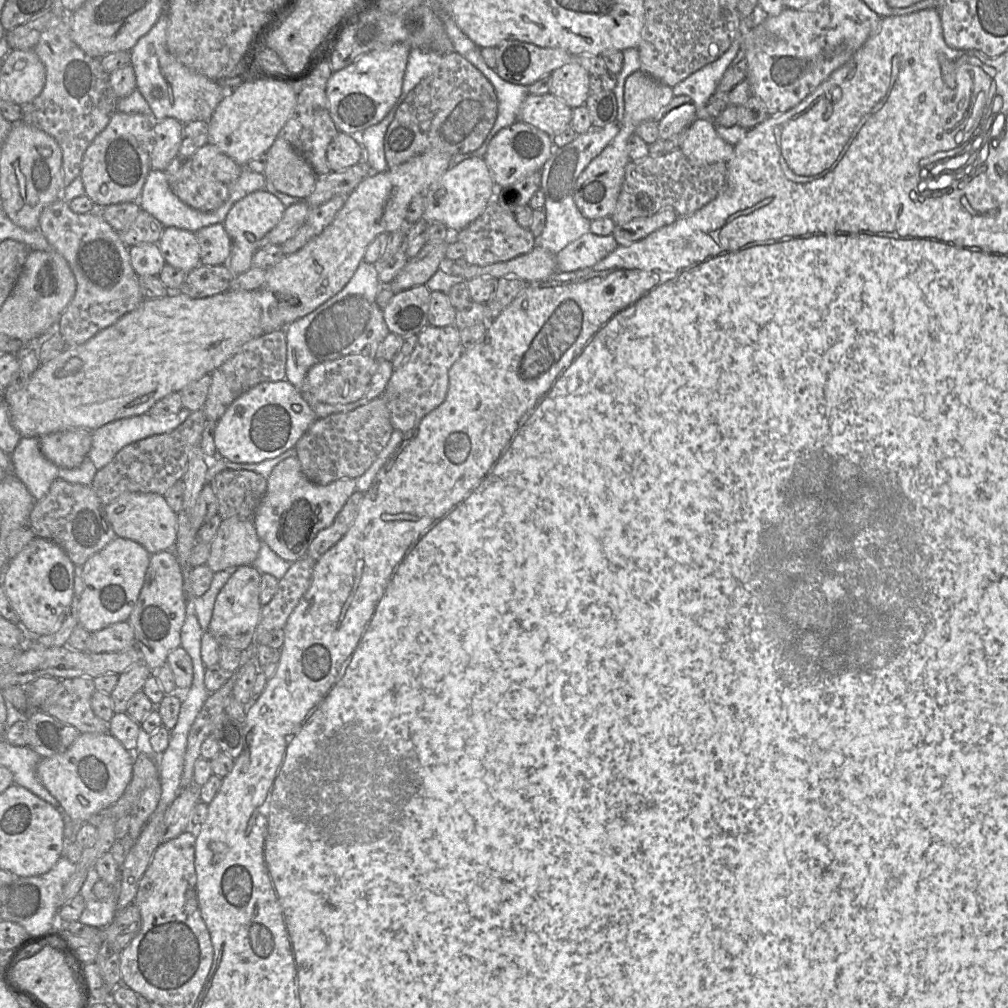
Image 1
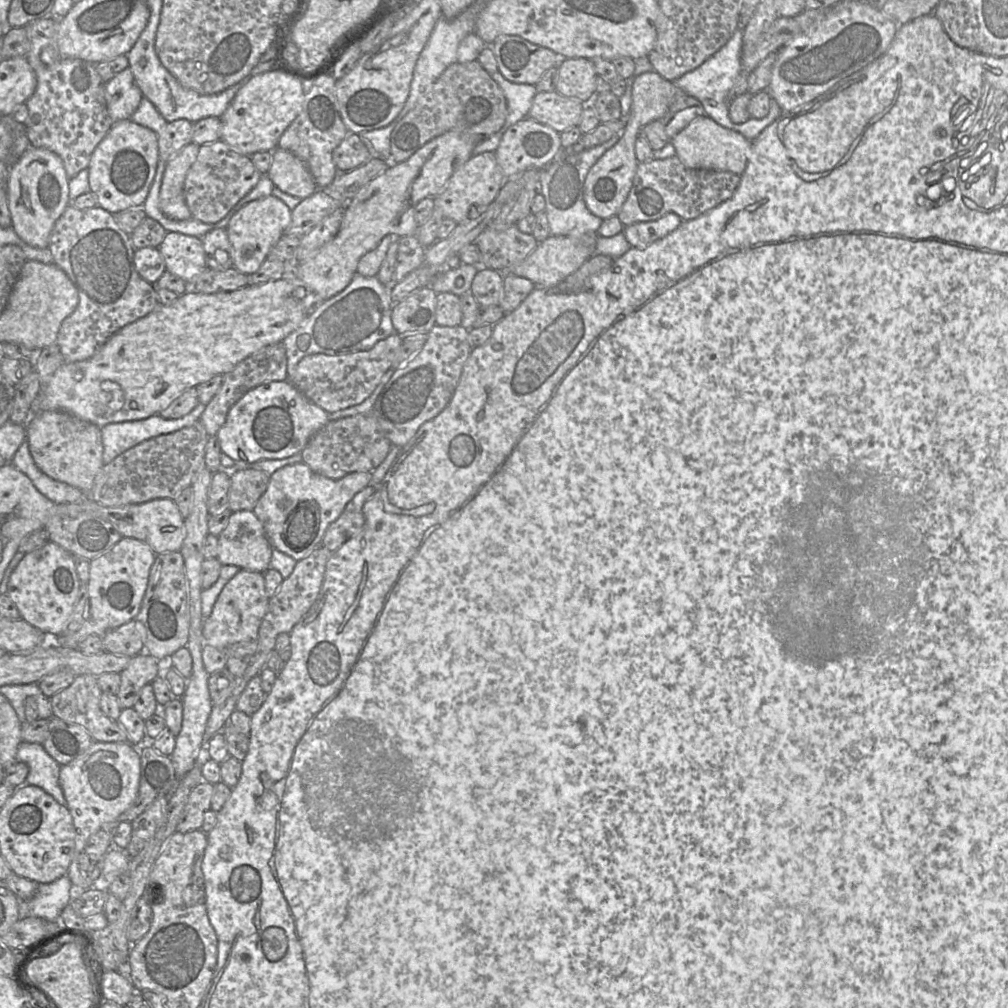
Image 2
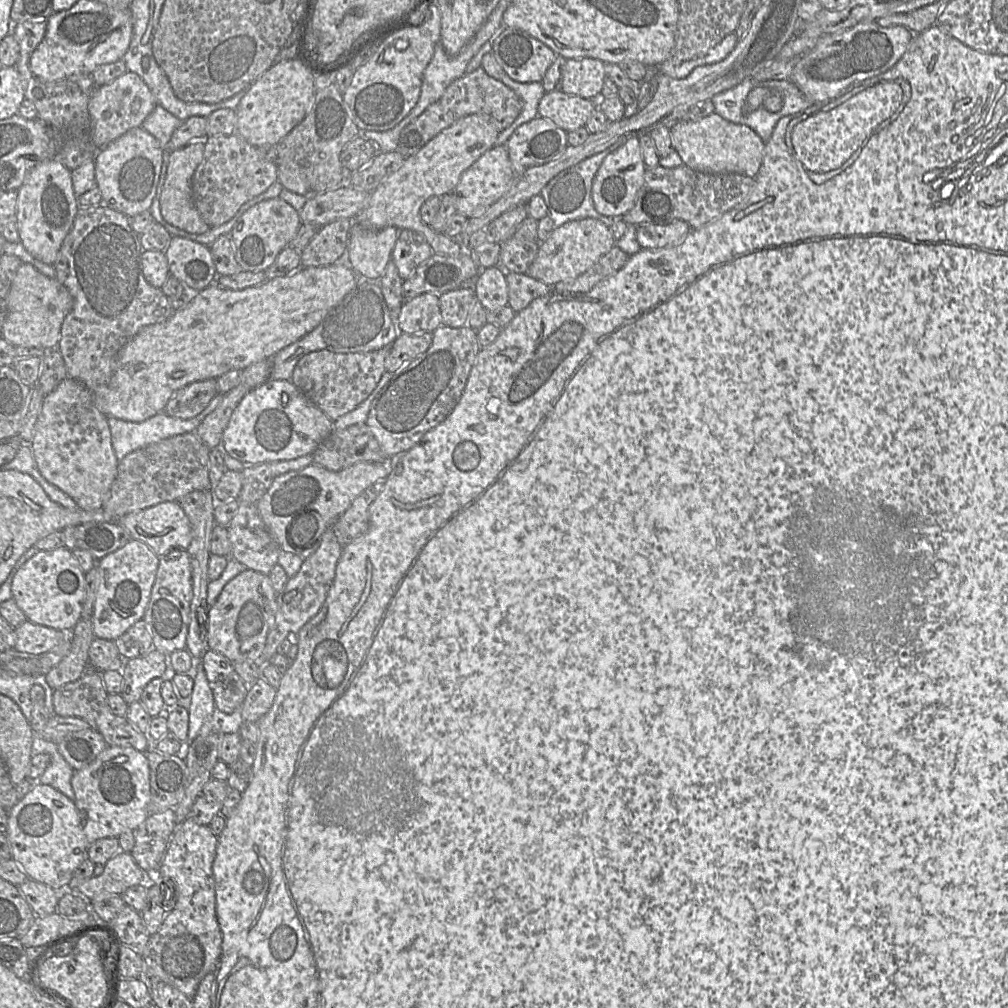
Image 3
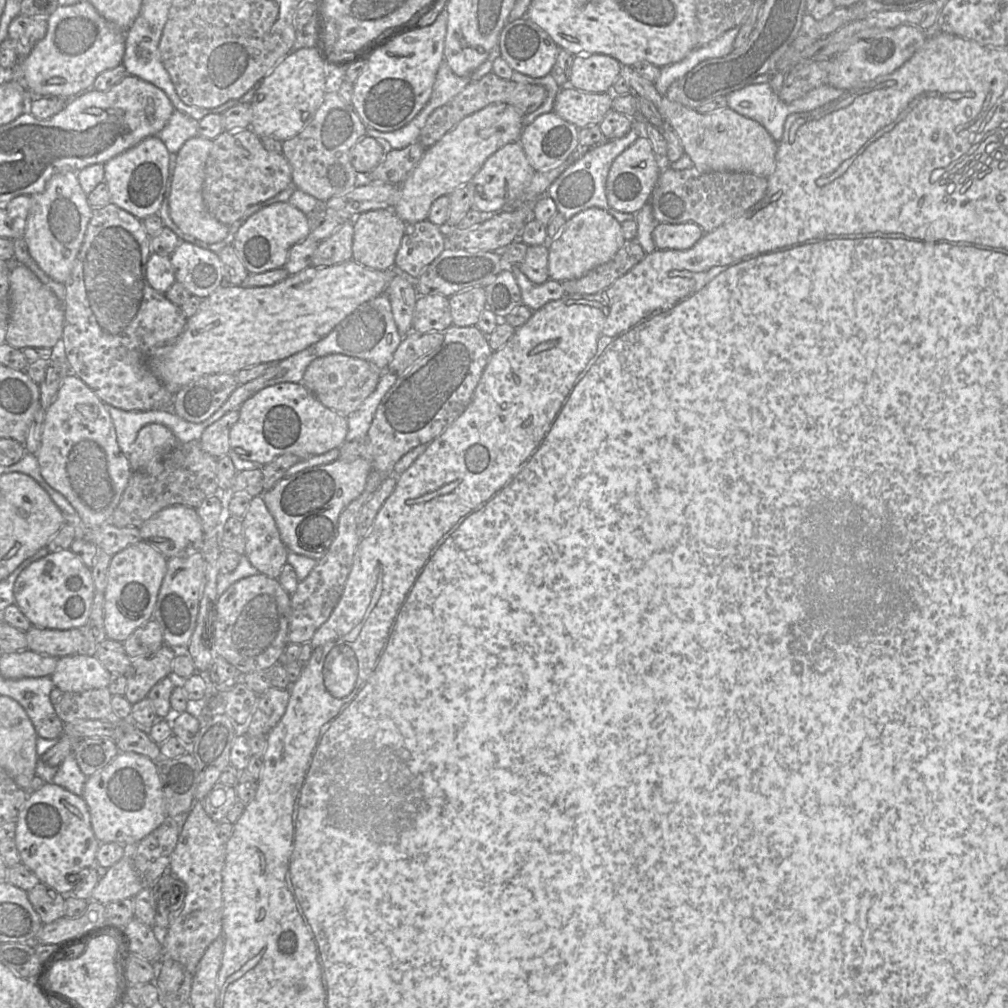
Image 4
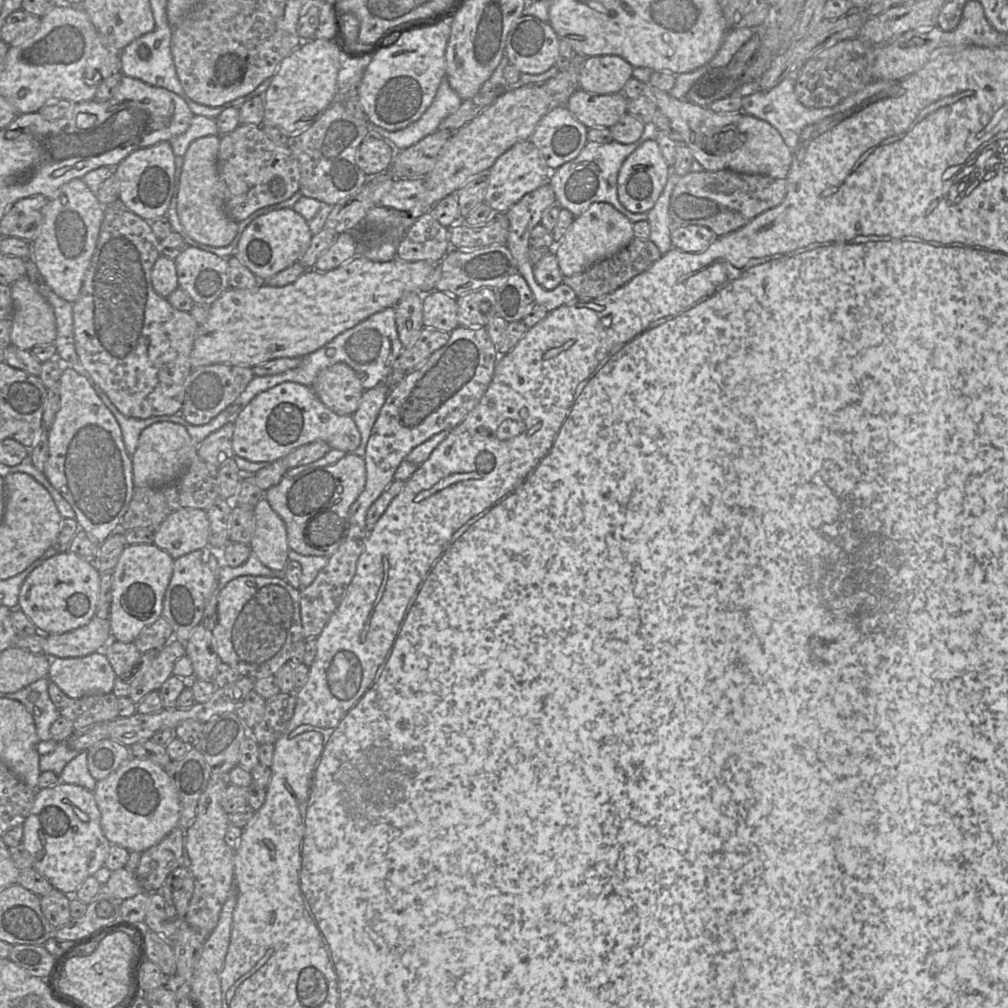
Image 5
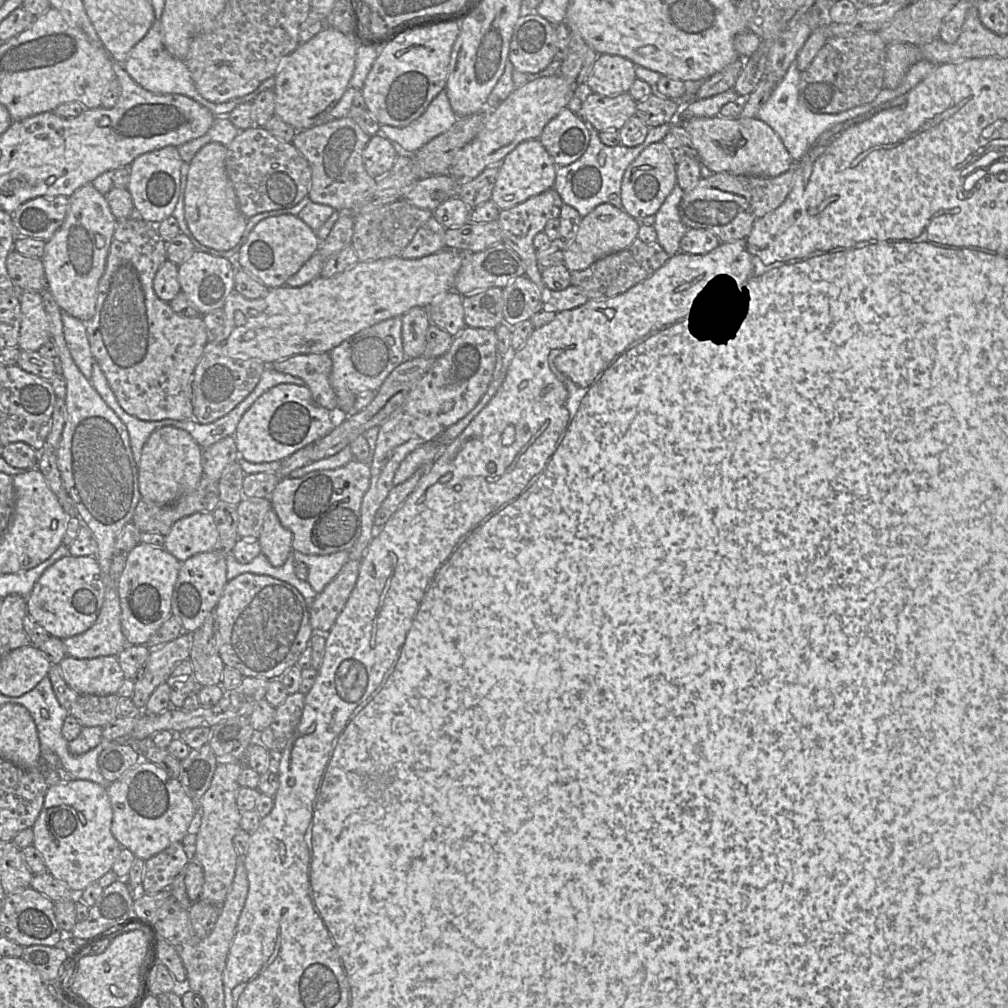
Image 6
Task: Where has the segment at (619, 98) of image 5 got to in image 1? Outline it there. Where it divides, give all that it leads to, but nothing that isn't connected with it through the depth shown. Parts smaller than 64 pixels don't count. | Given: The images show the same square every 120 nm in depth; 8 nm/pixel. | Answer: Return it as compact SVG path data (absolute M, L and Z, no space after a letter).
M551 93L528 95L523 101L518 120L535 126L554 137L571 126L573 109Z

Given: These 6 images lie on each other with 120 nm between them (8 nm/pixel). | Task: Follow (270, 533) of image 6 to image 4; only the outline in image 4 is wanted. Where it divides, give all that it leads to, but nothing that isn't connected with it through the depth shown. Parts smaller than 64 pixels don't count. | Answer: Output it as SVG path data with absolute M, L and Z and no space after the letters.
M262 496L252 498L242 524L244 555L260 574L278 579L287 563L288 549Z

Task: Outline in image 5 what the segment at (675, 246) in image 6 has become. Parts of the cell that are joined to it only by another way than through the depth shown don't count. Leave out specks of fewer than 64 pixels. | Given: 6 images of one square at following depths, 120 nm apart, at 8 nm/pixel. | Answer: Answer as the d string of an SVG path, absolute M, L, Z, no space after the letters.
M670 172L661 195L652 209L647 212L647 222L650 227L649 240L657 246L662 255L672 249L670 234L674 227L679 226L673 224L669 215L670 198L678 179L679 176Z

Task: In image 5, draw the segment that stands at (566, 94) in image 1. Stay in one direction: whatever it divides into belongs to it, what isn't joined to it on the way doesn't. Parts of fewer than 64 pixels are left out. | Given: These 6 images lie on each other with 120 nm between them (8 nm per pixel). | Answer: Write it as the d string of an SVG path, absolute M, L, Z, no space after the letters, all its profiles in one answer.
M617 55L587 57L579 74L579 88L599 95L622 92L633 68Z

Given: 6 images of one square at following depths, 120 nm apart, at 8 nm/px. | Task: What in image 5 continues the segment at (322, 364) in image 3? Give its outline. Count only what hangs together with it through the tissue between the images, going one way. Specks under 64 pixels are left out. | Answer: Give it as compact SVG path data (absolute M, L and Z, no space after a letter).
M345 363L322 370L310 387L329 409L351 416L358 409L365 391L357 373Z

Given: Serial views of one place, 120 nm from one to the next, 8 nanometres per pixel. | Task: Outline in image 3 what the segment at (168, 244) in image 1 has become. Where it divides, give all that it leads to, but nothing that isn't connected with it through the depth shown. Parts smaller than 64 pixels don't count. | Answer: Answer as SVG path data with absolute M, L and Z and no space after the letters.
M172 236L164 250L170 275L185 286L202 291L217 278L209 246L183 237Z

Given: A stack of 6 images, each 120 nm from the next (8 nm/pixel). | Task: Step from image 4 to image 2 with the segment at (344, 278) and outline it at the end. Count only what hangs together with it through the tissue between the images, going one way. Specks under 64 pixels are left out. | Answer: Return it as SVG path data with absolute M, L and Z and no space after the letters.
M285 275L277 280L271 280L258 285L247 285L243 288L230 292L217 292L213 294L182 294L170 305L159 304L148 315L127 324L113 334L91 358L73 363L64 362L54 372L50 380L42 385L40 393L32 403L32 415L41 411L64 411L102 428L110 423L141 420L159 414L162 410L167 408L172 400L186 390L196 388L198 385L209 381L215 376L224 375L232 371L238 363L253 353L268 345L281 343L290 333L296 330L308 317L308 315L316 307L323 303L320 302L320 299L312 292L308 292L302 299L295 298L292 293L297 287L304 287L304 283L294 275Z

